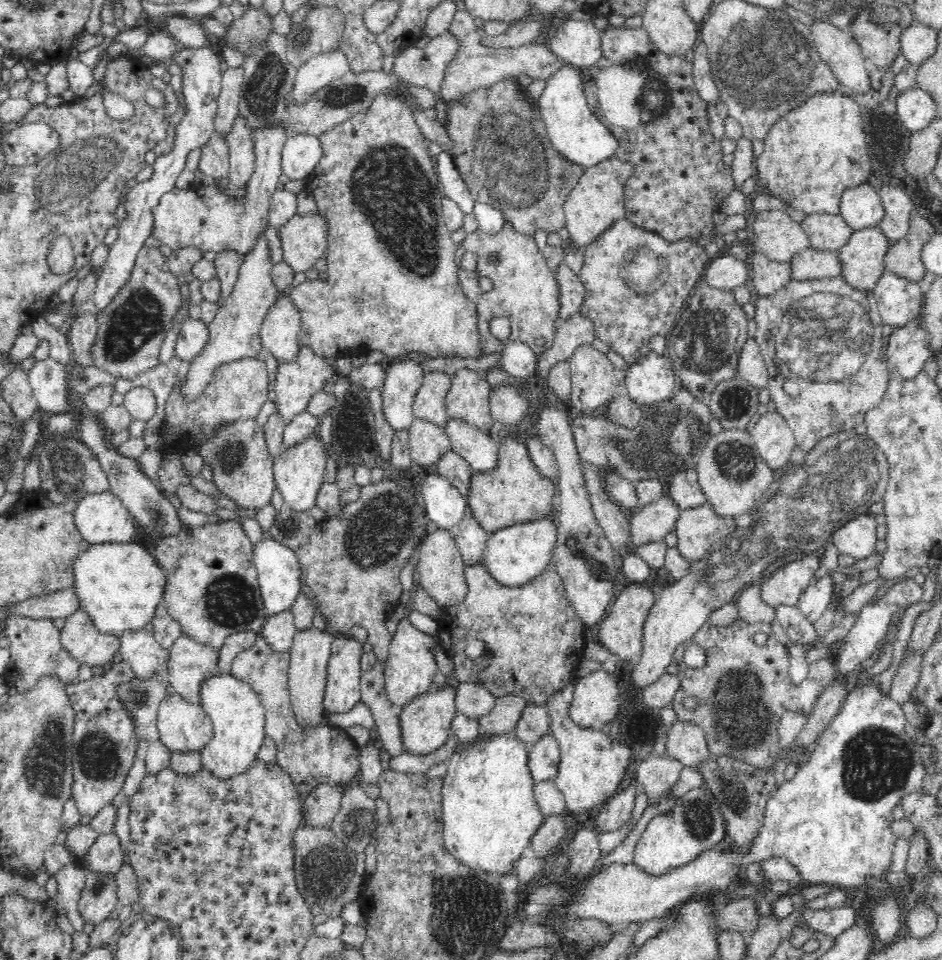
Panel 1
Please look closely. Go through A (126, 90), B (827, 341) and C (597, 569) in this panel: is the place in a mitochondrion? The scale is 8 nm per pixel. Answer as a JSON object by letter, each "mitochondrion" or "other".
{"A":"other","B":"mitochondrion","C":"mitochondrion"}

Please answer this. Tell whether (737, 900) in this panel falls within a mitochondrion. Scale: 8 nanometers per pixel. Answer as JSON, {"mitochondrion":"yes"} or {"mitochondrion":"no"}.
{"mitochondrion":"no"}

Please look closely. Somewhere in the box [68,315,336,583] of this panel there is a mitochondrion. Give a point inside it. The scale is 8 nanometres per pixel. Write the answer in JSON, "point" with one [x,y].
{"point":[230,452]}

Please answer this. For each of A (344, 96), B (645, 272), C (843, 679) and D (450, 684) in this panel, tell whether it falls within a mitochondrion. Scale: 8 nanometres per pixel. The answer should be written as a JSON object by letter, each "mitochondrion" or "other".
{"A":"mitochondrion","B":"mitochondrion","C":"other","D":"other"}

